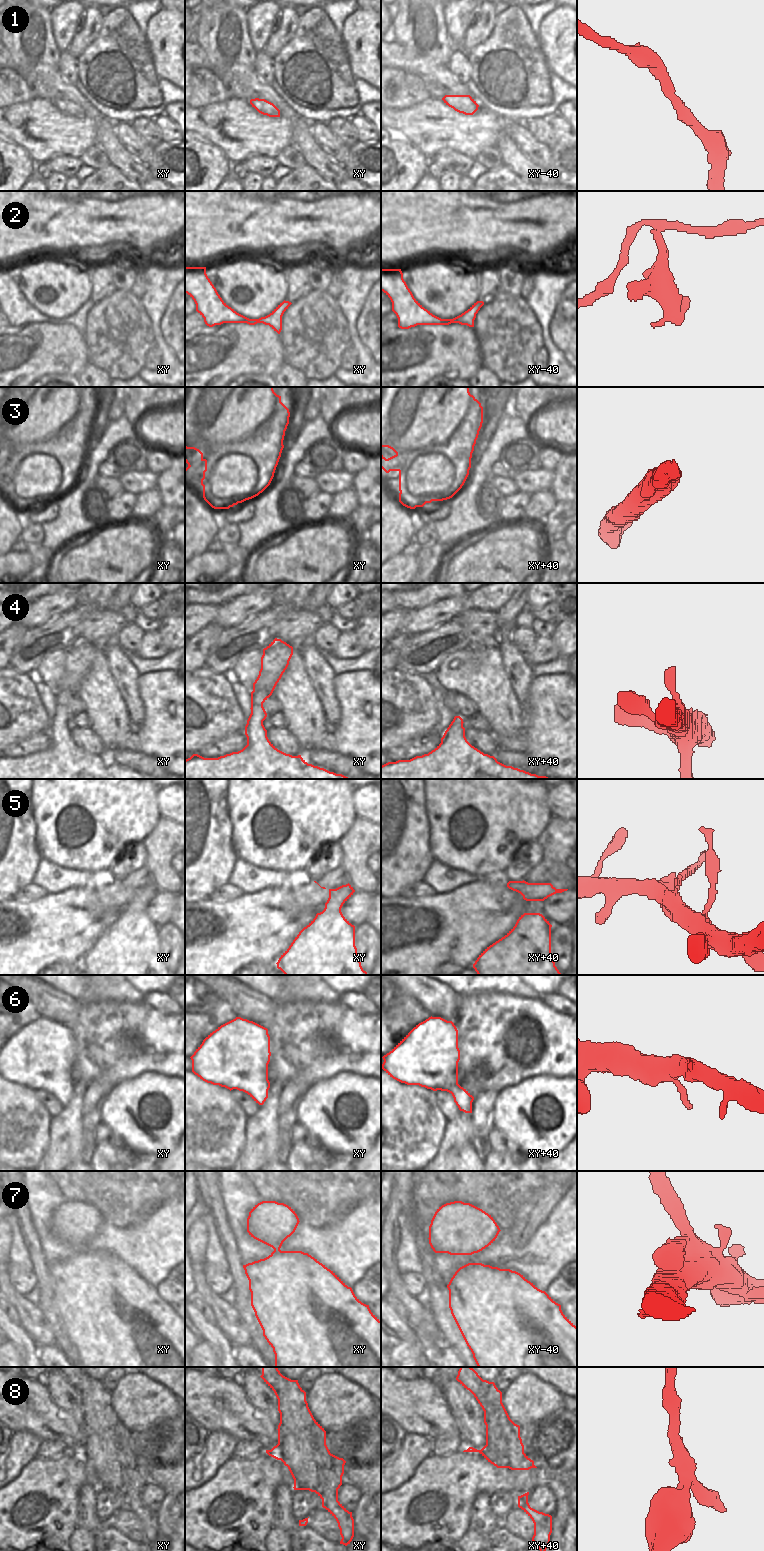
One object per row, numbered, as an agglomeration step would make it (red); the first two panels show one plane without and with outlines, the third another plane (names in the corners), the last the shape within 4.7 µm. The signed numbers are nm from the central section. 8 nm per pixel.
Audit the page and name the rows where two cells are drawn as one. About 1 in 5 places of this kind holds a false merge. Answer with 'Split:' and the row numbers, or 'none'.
Split: 5

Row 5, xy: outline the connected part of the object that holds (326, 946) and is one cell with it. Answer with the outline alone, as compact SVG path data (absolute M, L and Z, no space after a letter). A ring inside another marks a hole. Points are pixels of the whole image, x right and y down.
M341 911L317 913L276 964L285 975L367 975L355 946L355 926Z

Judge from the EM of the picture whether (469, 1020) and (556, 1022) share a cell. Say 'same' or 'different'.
same

